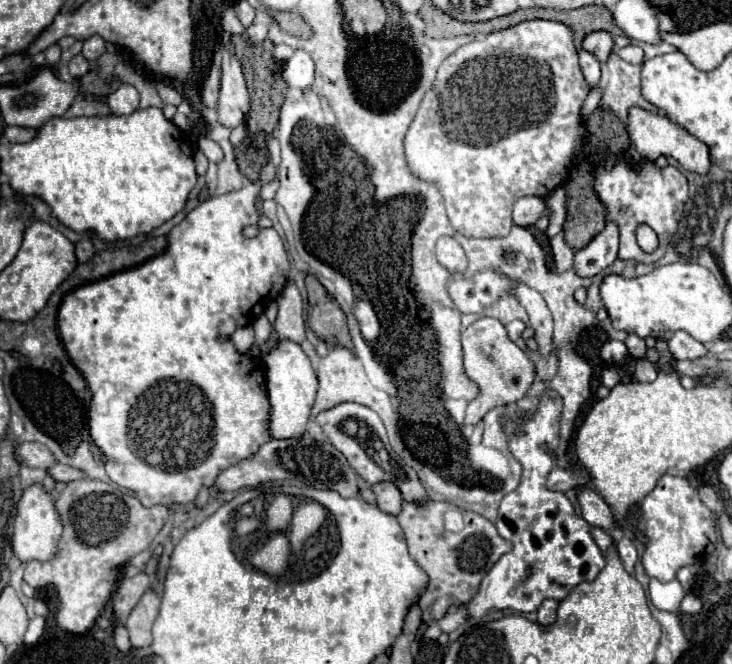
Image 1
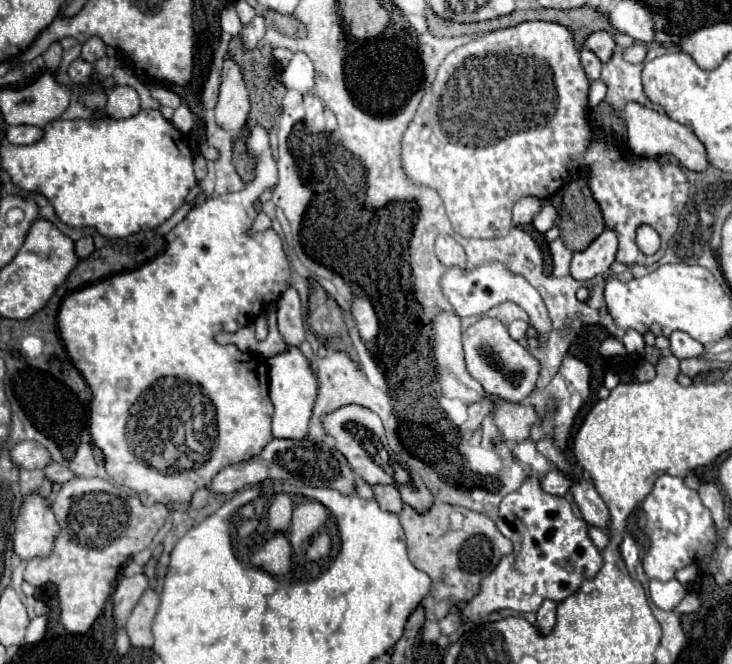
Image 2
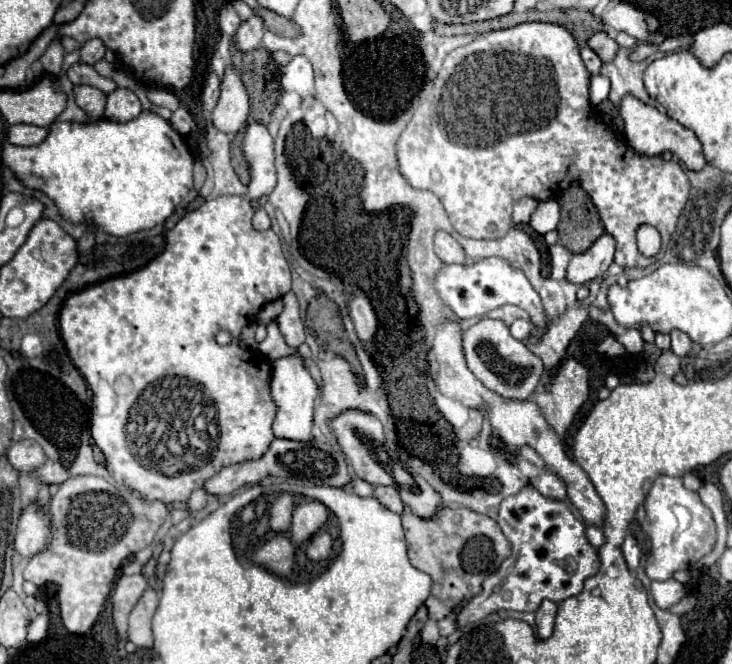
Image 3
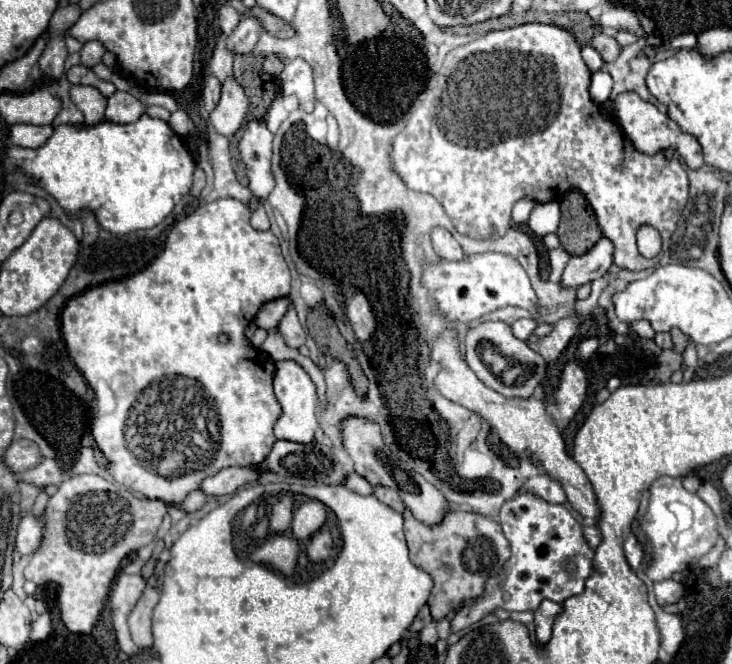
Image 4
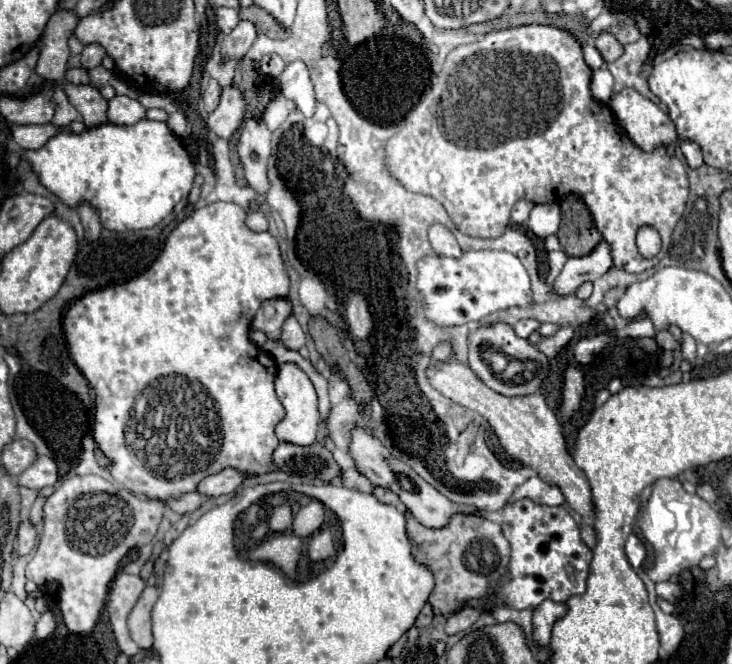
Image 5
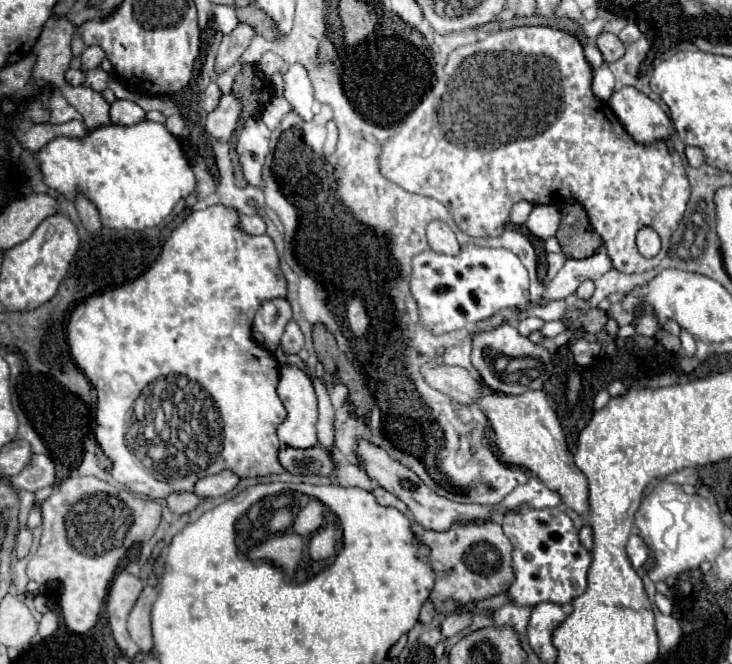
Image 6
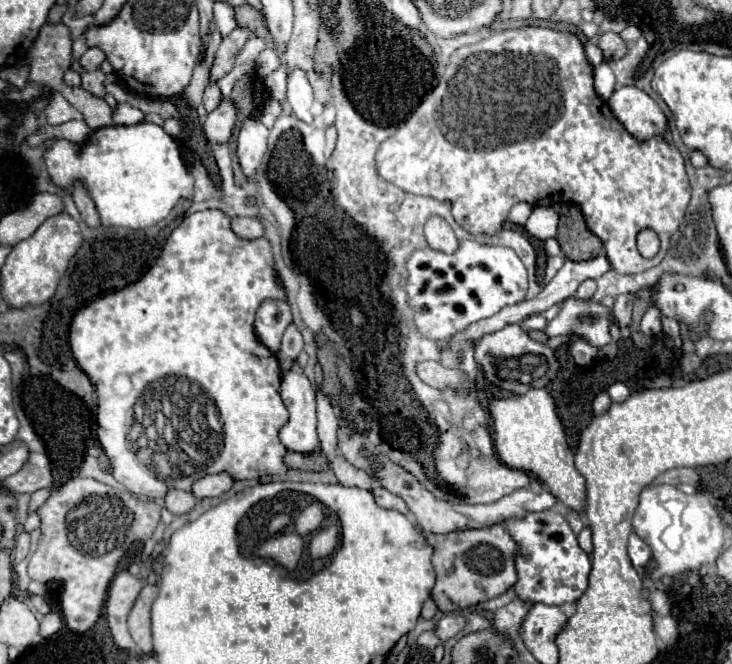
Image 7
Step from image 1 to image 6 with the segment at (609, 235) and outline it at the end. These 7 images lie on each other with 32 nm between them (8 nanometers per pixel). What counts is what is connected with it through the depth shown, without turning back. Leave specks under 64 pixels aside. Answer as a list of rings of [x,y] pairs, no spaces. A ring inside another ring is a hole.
[[[600,246],[592,256],[584,260],[566,260],[562,270],[556,274],[556,278],[546,286],[544,302],[546,300],[560,300],[576,292],[576,288],[584,280],[598,280],[602,274],[606,274],[612,268],[612,260],[608,256],[608,250]]]

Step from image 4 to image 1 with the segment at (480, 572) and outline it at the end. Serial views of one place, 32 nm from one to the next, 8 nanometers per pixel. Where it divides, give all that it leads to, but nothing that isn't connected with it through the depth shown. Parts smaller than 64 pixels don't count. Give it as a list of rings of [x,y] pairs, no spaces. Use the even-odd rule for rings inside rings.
[[[416,500],[404,502],[402,512],[398,514],[398,524],[404,530],[410,556],[430,578],[426,590],[418,596],[418,606],[422,608],[424,622],[434,622],[442,618],[450,606],[468,604],[478,592],[480,580],[488,574],[496,560],[510,550],[510,544],[498,536],[496,526],[474,512],[460,512],[464,522],[462,530],[448,532],[444,528],[444,512],[448,510],[452,510],[452,506],[446,502]]]

